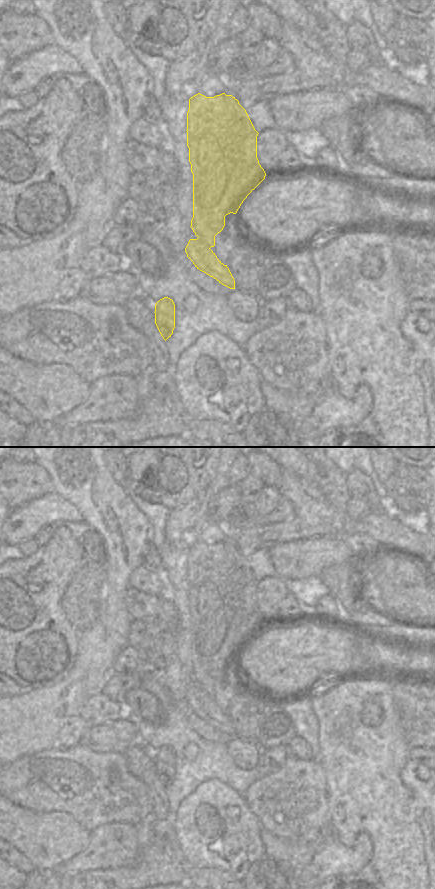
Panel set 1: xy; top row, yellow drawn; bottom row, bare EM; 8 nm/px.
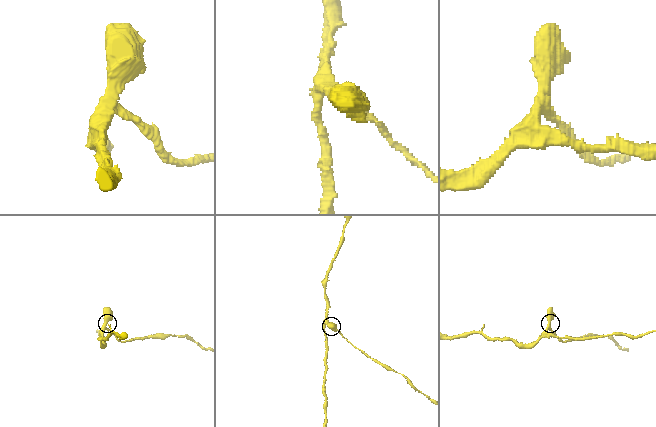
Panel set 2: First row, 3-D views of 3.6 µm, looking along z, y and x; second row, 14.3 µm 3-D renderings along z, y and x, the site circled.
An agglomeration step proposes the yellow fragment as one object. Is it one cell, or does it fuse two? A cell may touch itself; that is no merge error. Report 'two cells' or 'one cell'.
two cells

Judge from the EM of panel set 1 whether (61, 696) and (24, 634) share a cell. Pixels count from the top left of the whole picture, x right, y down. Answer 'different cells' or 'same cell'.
different cells

